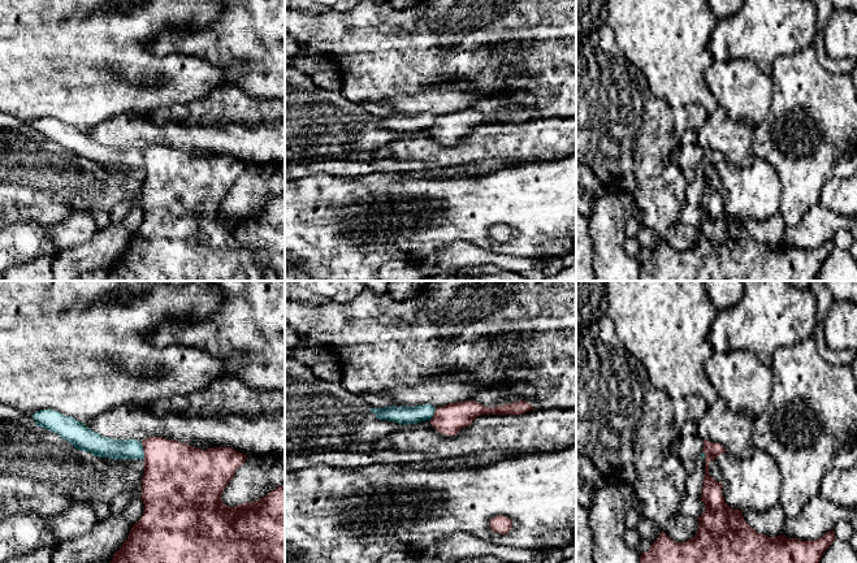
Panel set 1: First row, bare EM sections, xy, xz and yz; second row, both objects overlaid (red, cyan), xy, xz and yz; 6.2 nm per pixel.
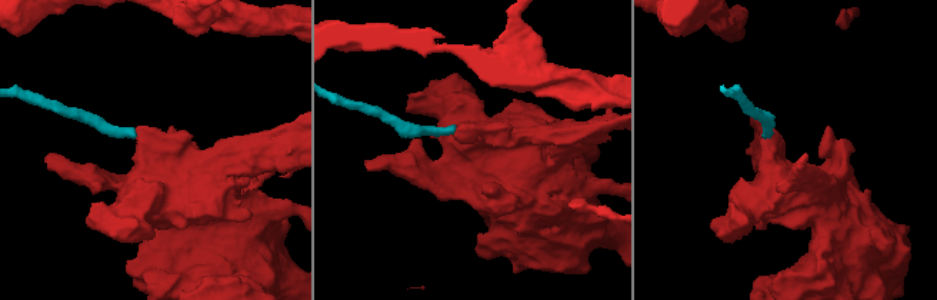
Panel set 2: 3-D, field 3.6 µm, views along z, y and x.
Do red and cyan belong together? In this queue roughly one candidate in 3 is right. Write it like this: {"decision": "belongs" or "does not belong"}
{"decision": "does not belong"}

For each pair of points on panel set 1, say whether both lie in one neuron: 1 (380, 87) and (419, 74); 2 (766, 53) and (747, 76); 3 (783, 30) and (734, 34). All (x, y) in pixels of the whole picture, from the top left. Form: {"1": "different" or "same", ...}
{"1": "same", "2": "different", "3": "same"}

